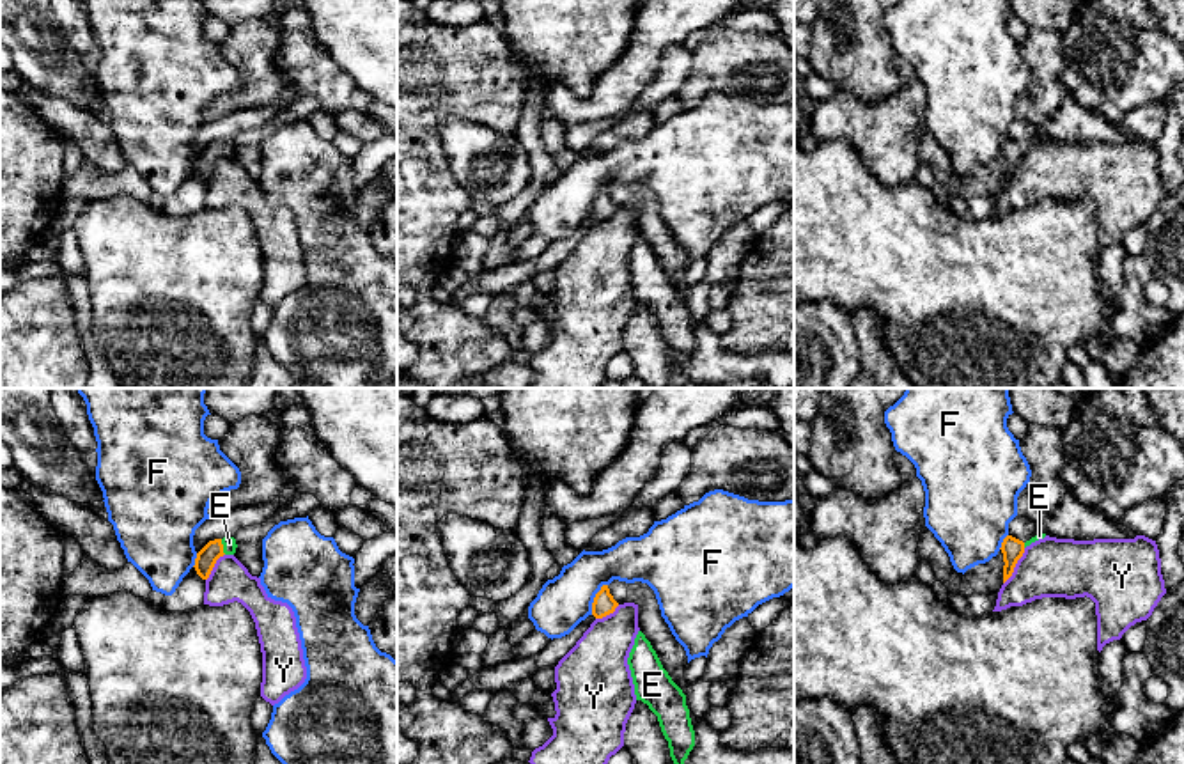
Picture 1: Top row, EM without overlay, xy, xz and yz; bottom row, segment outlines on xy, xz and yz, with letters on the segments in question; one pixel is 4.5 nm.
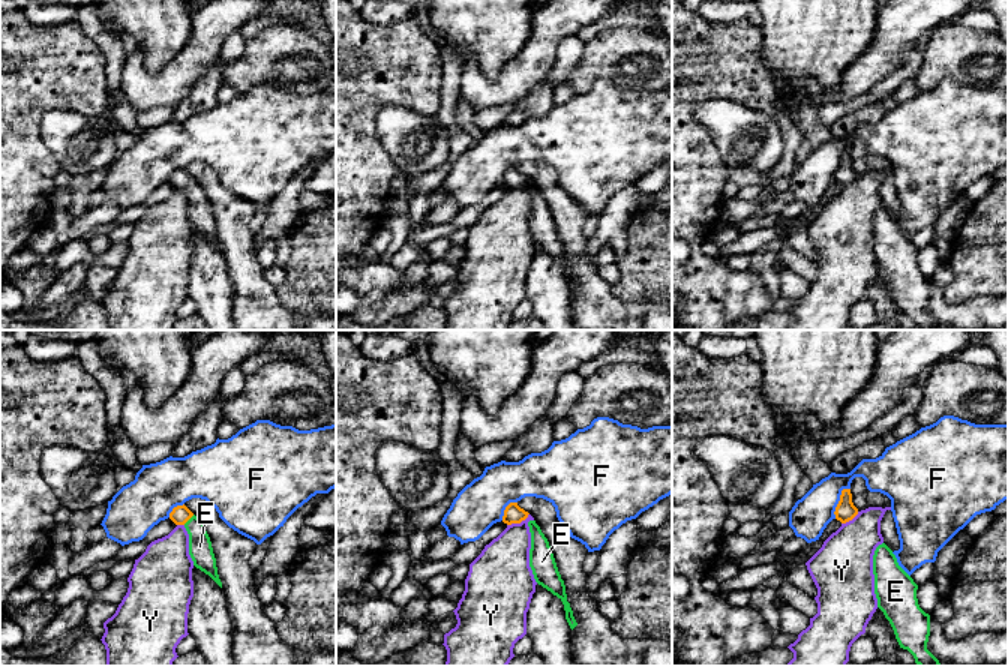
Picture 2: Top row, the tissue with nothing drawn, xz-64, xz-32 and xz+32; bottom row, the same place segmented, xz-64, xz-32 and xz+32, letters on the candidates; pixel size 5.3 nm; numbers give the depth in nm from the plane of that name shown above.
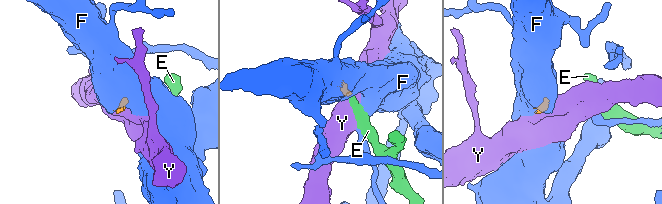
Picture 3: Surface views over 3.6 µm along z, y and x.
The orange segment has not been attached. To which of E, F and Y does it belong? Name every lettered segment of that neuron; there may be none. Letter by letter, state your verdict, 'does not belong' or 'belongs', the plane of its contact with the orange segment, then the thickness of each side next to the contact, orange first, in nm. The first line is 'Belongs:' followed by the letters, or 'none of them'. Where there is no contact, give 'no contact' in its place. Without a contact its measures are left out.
Belongs: E
E: belongs; contact in xy; calibres 90 and 60 nm
F: does not belong; contact in xz; calibres 100 and 240 nm
Y: does not belong; contact in yz; calibres 100 and 280 nm

